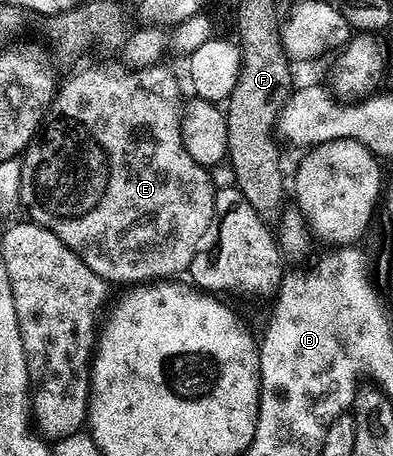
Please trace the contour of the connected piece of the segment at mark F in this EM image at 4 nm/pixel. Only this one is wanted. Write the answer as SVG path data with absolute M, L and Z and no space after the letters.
M247 47L247 67L239 64L237 85L233 85L233 93L225 100L227 159L235 170L233 183L245 201L249 201L264 217L278 216L285 201L279 147L275 144L273 132L279 122L279 111L293 90L291 68L283 47Z

